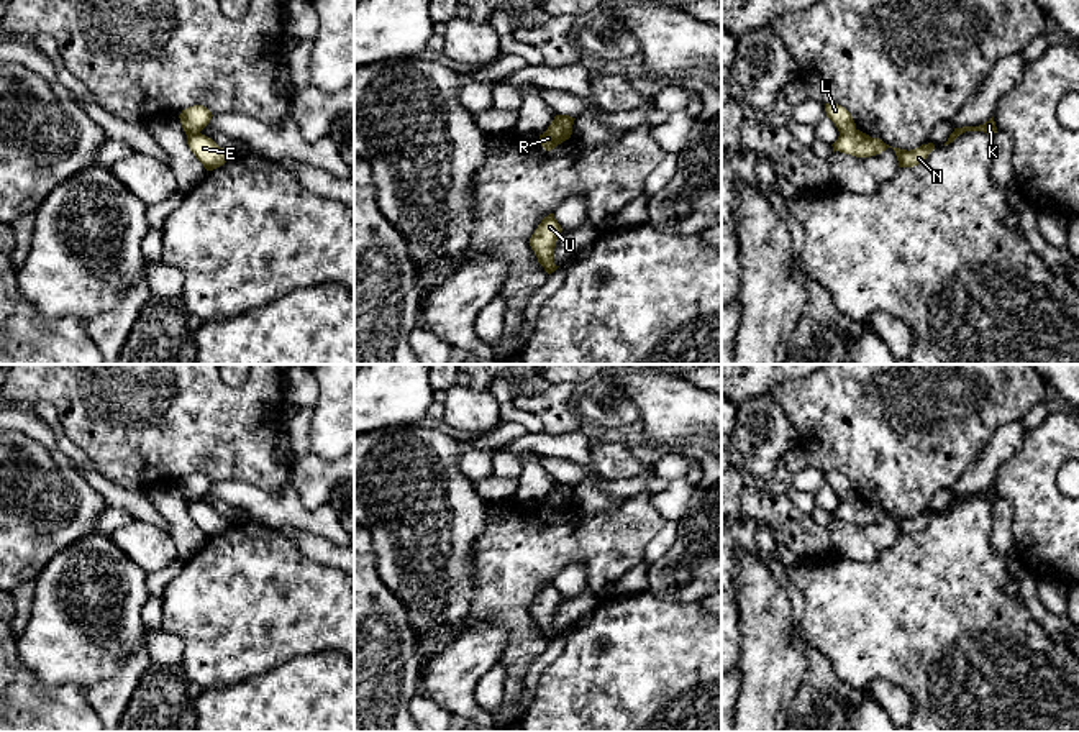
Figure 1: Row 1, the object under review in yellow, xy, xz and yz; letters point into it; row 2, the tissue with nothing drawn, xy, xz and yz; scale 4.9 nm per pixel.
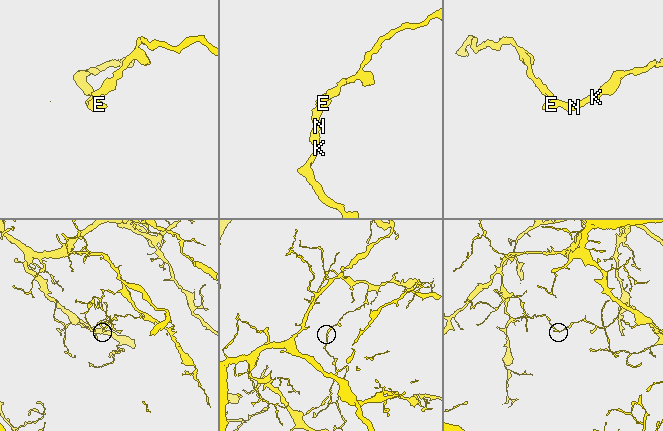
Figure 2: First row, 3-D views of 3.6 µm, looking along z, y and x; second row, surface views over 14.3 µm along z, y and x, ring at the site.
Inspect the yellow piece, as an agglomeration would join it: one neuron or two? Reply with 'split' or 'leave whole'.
split

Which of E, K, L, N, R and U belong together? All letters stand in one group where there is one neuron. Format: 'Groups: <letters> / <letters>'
Groups: E K N R U / L

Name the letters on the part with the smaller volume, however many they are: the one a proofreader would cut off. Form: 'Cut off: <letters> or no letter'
Cut off: E, K, N, R, U

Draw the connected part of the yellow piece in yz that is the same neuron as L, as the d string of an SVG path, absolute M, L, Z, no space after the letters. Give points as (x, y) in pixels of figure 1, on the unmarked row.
M825 471L825 479L826 479L826 484L838 496L840 502L849 502L856 499L856 491L851 481L845 474L838 471Z

